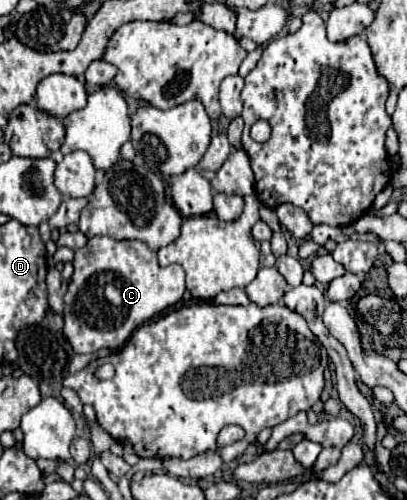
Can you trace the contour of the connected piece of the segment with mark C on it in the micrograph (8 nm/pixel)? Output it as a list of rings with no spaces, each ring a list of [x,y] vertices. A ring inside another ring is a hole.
[[[91,237],[85,247],[75,251],[73,259],[75,273],[71,277],[71,283],[65,293],[65,311],[63,311],[63,331],[67,341],[71,343],[75,353],[95,353],[103,347],[115,351],[123,347],[123,343],[131,337],[131,333],[143,325],[145,321],[153,319],[157,313],[161,313],[167,307],[173,307],[183,299],[185,293],[185,273],[179,265],[159,267],[157,253],[149,251],[149,247],[141,241],[123,239],[117,241],[113,237]]]

